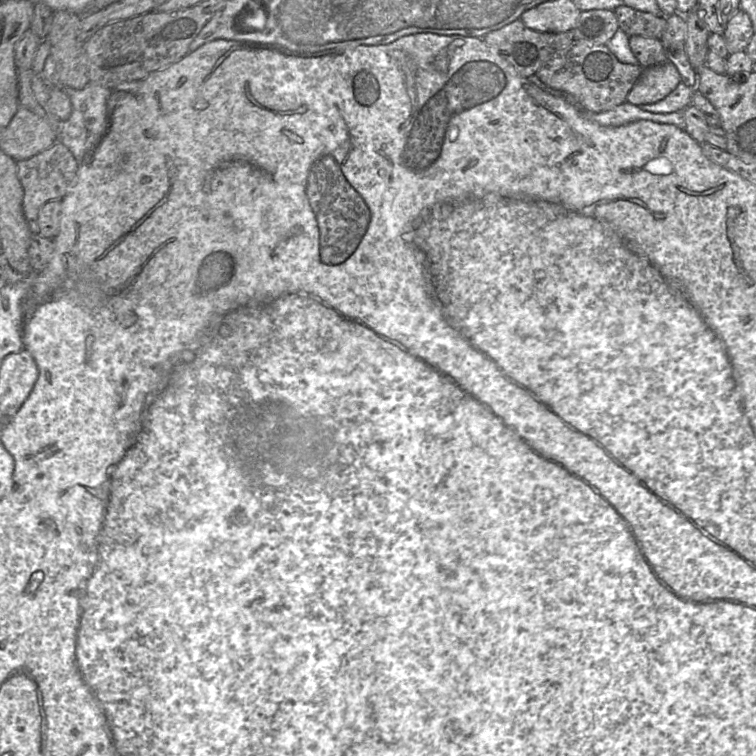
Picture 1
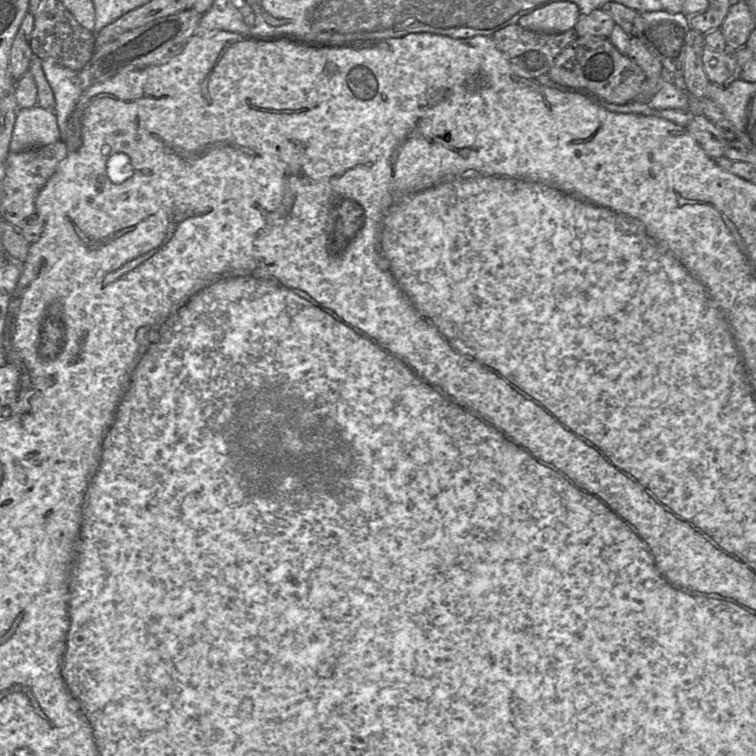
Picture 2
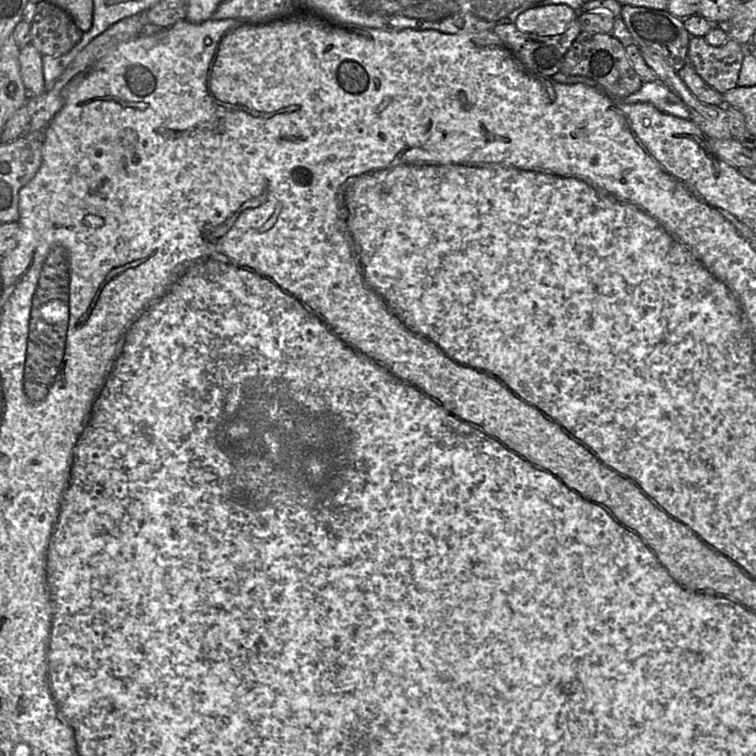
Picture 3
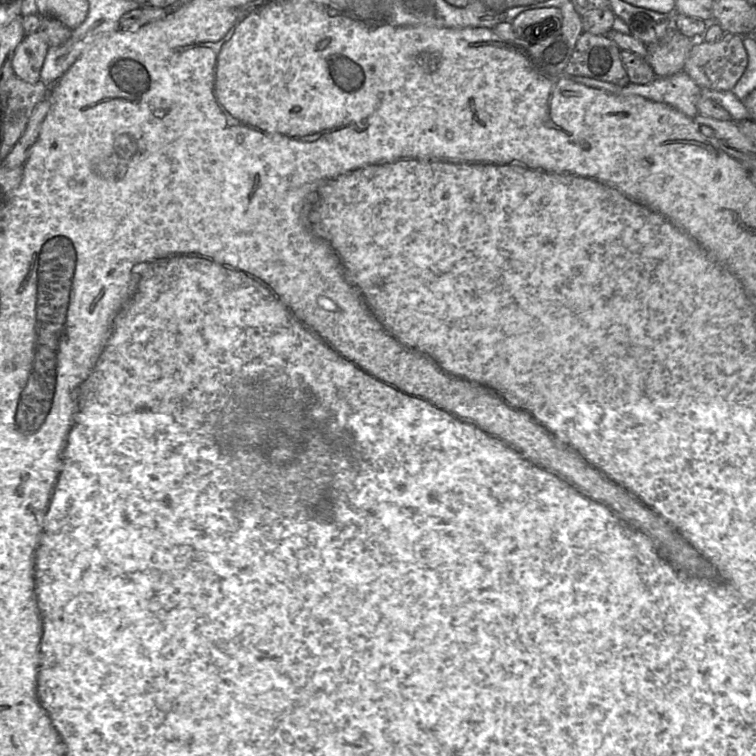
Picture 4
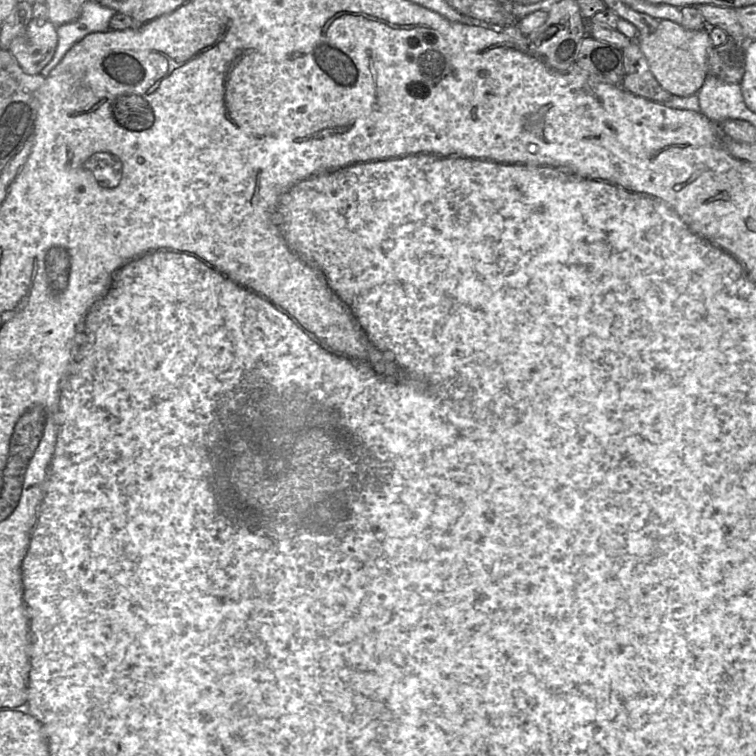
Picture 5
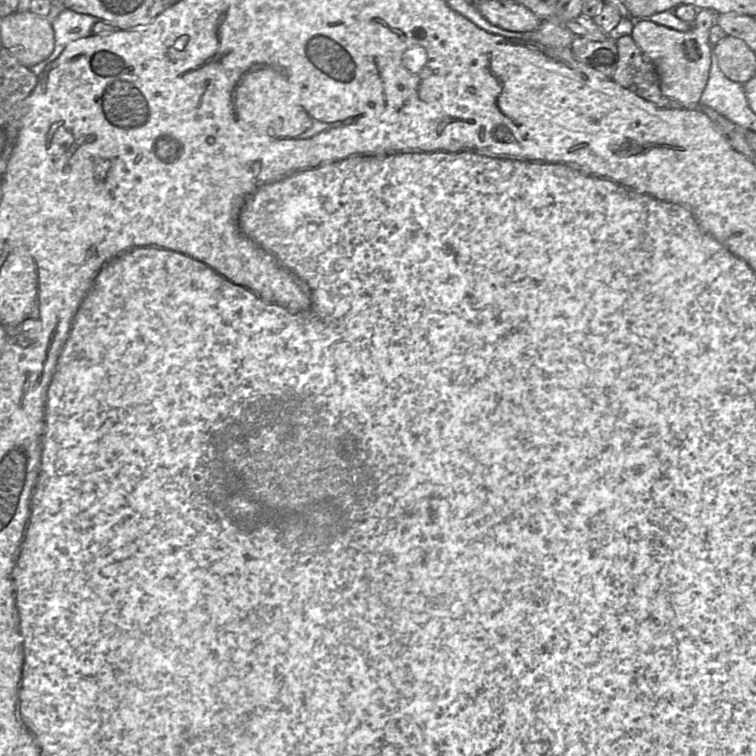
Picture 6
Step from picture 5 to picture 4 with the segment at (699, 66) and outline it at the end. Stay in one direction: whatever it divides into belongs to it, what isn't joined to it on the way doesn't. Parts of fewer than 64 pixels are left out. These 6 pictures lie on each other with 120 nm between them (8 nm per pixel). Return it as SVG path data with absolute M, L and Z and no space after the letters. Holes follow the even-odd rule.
M672 26L661 39L647 45L645 60L656 77L670 76L683 70L695 41Z

